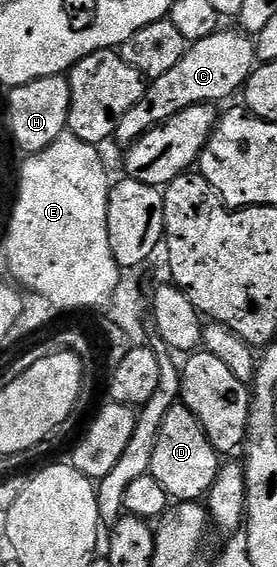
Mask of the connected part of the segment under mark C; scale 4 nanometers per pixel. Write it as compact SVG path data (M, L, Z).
M225 28L223 31L210 35L210 39L191 42L182 55L182 63L177 63L166 75L155 78L148 86L148 94L138 104L130 107L116 128L115 140L121 141L124 147L132 144L146 131L155 125L163 125L178 111L186 111L186 107L221 103L231 93L239 94L248 77L258 62L256 46L253 38L243 31Z

